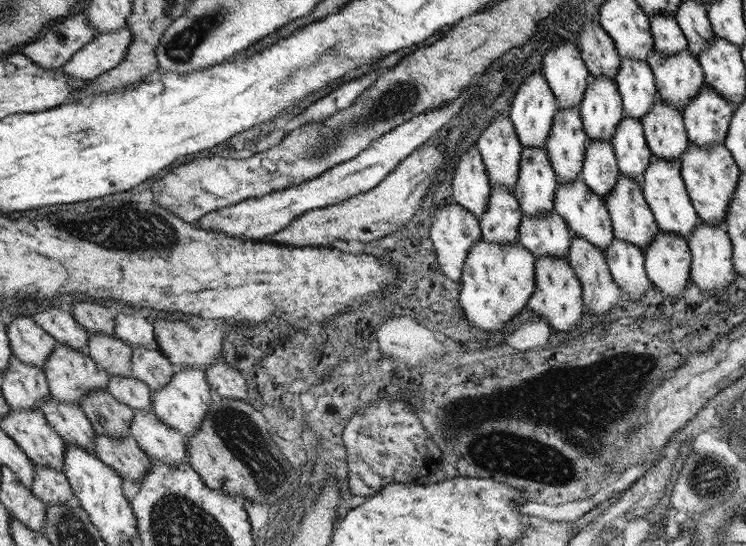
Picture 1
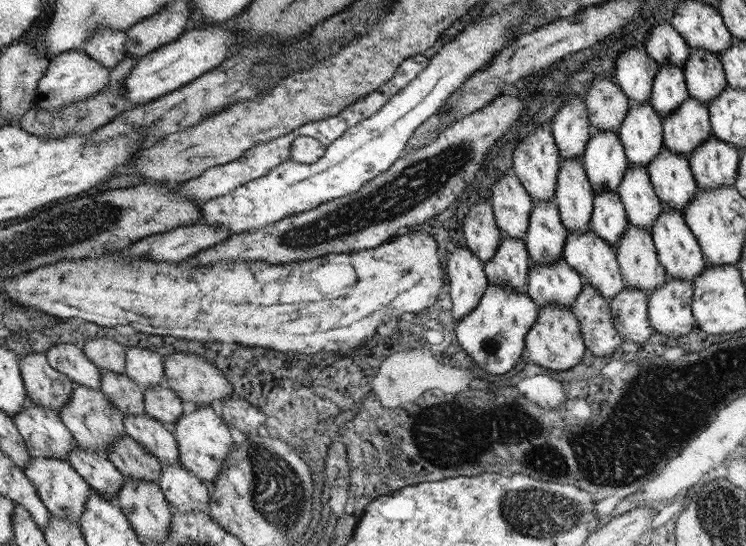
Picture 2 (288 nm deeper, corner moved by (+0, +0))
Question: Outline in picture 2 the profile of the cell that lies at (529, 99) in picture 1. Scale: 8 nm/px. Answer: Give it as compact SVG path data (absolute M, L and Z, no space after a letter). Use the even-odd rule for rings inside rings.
M545 126L533 130L527 138L523 138L515 152L513 152L513 174L519 178L523 188L531 194L533 202L549 202L555 200L555 190L557 190L557 176L559 176L559 166L561 166L561 156L559 148L555 144L555 138L551 130Z

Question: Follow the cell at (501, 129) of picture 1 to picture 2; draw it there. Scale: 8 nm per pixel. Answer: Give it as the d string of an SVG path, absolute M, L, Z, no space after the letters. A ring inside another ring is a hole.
M515 174L497 178L493 184L489 204L495 214L495 222L501 236L511 236L523 240L529 230L529 218L533 212L531 194L523 188Z

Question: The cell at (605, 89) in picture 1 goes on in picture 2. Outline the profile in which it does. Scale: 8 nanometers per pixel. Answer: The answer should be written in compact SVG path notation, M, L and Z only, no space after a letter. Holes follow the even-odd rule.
M591 130L591 140L581 156L587 178L593 190L613 190L617 194L623 176L629 168L625 146L617 132Z

